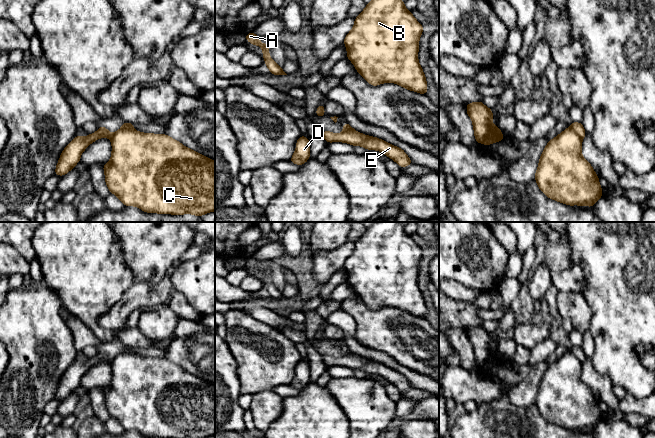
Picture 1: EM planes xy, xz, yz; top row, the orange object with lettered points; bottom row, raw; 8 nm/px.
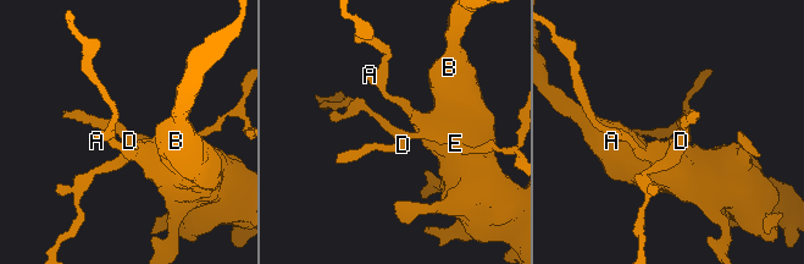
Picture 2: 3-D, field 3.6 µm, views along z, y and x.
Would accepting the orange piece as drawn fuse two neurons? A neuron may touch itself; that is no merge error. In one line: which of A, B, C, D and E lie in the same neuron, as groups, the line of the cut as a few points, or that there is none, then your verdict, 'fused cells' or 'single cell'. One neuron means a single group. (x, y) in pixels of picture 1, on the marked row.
A B C / D E; cut in yz along (569, 127), (581, 139); fused cells

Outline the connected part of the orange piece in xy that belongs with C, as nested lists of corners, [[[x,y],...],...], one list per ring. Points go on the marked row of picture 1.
[[[119,129],[112,134],[110,140],[112,144],[111,159],[108,163],[102,166],[105,173],[105,182],[110,193],[115,194],[125,206],[136,206],[147,213],[173,215],[193,214],[199,217],[206,213],[215,211],[215,161],[185,147],[183,144],[166,134],[142,133],[135,130]]]

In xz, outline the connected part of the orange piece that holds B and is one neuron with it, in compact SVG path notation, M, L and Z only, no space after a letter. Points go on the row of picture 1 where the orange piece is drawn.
M372 0L355 18L354 27L345 36L344 45L347 48L347 58L370 85L381 83L397 83L399 86L426 95L428 88L425 74L418 61L419 38L423 26L415 19L411 11L405 8L402 0Z

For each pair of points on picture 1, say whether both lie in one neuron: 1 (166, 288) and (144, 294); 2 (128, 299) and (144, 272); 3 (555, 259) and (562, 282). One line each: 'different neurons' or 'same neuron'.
1: same neuron
2: different neurons
3: same neuron

